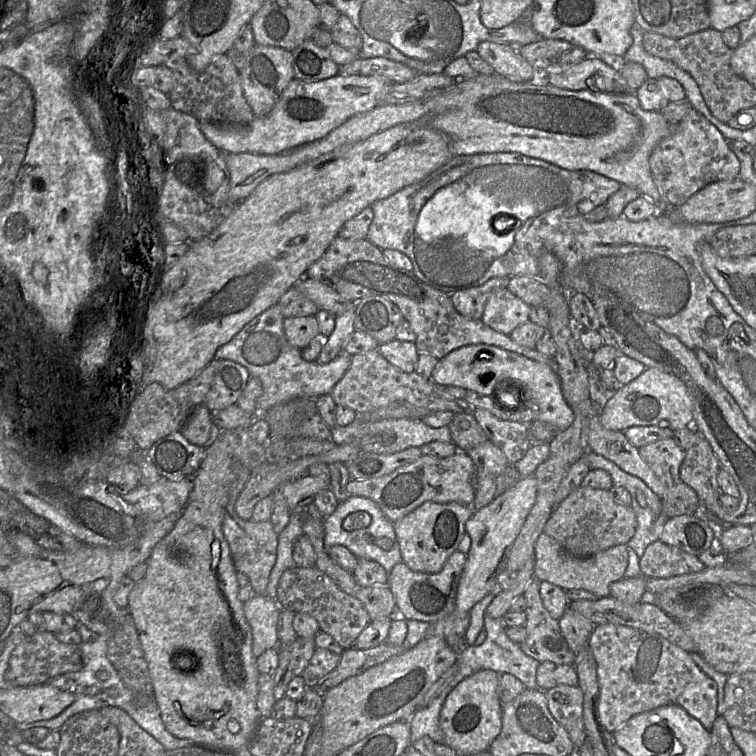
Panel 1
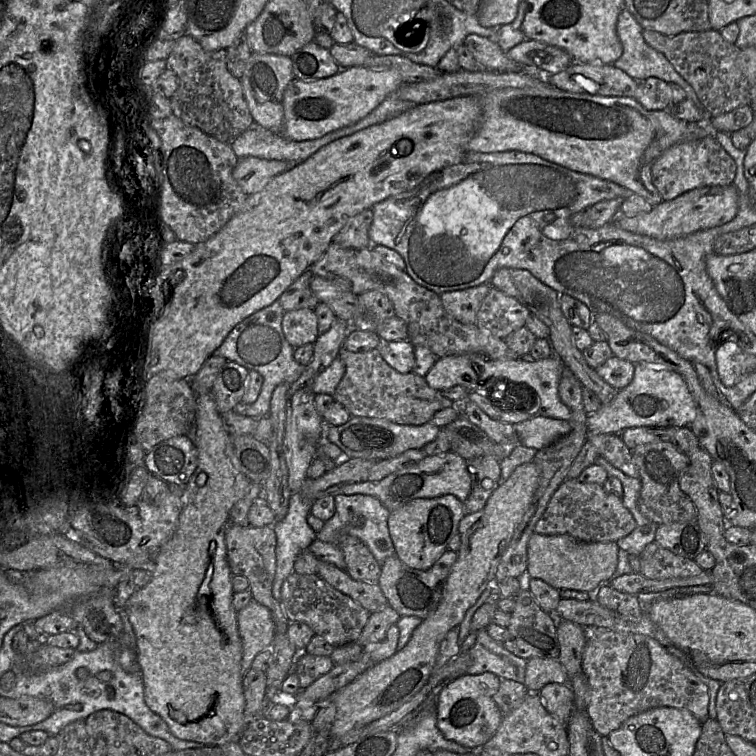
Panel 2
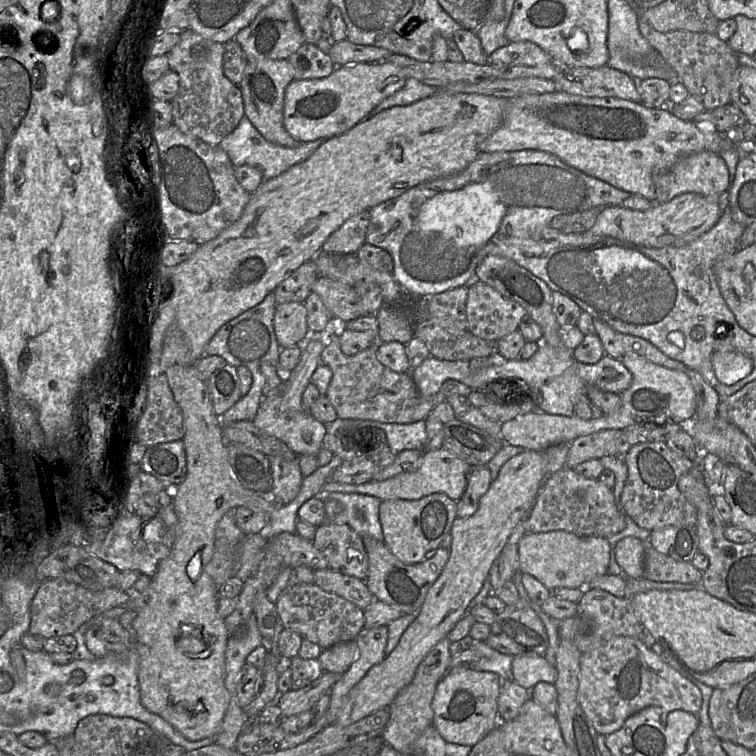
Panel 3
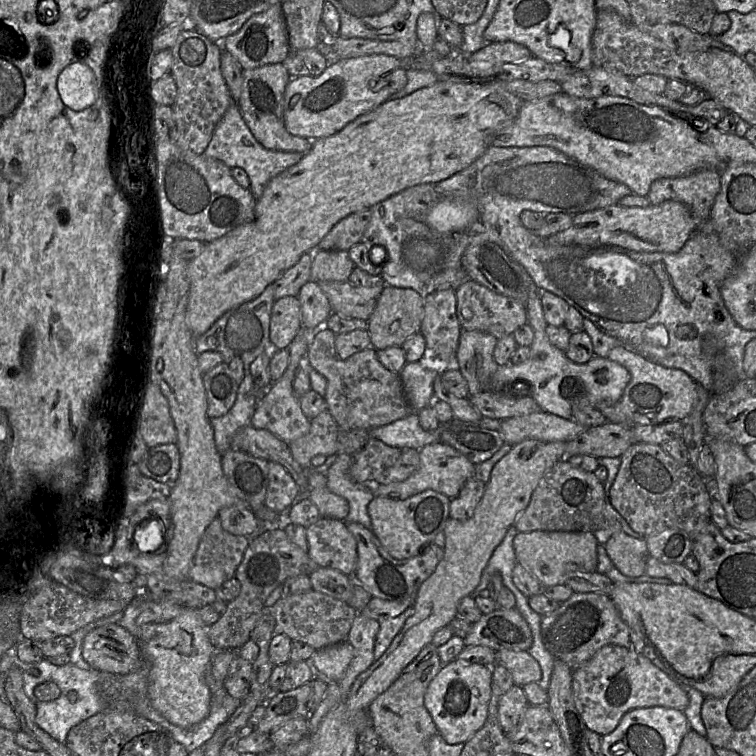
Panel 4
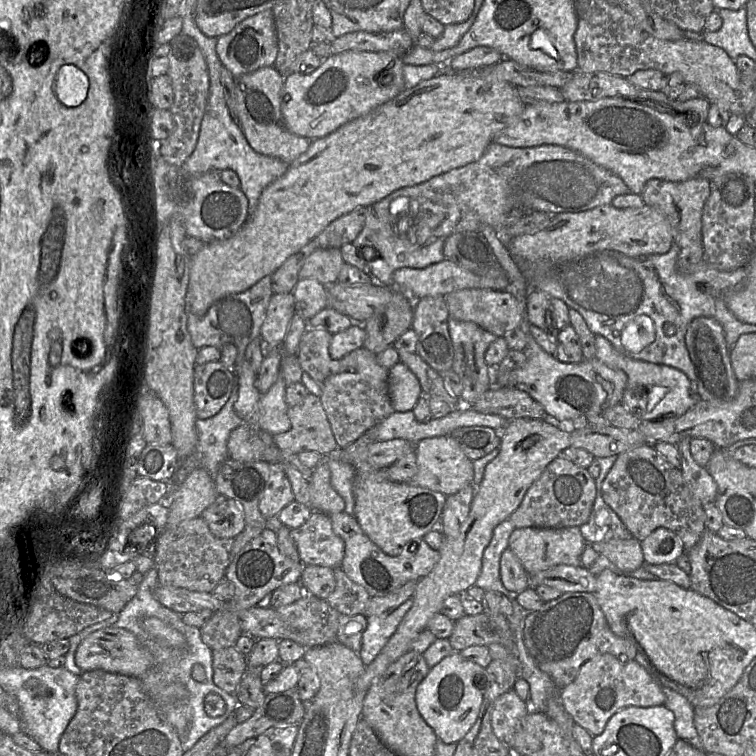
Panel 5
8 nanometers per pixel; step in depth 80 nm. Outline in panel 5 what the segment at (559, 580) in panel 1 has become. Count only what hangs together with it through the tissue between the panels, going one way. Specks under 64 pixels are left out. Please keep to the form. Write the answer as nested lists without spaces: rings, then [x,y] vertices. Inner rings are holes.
[[[578,527],[515,528],[508,543],[509,548],[528,574],[538,573],[558,565],[582,566],[581,556],[587,544]]]

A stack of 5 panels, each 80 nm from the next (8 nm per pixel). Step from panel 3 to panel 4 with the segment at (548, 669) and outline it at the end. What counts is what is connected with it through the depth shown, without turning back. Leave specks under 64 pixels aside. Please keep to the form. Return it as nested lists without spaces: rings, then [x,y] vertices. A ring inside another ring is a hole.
[[[495,651],[495,660],[510,672],[515,685],[523,687],[541,680],[542,670],[538,661],[526,651]]]

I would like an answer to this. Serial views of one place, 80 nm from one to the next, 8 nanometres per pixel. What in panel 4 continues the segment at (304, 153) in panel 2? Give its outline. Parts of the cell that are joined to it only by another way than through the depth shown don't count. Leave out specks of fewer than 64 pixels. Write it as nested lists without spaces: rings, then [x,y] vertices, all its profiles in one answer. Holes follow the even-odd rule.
[[[231,104],[218,122],[203,154],[223,162],[231,169],[242,168],[245,170],[250,181],[249,190],[256,201],[261,197],[272,178],[298,163],[305,155],[298,152],[273,151],[264,148],[247,127],[237,104]]]

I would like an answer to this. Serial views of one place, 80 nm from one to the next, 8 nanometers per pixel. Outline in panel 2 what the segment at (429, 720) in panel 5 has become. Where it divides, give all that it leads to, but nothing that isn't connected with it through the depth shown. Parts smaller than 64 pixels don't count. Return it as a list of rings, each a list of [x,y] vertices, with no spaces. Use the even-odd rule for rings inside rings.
[[[491,672],[462,675],[449,683],[436,701],[437,727],[443,735],[470,749],[480,749],[499,728],[503,714],[495,701],[500,678]]]

